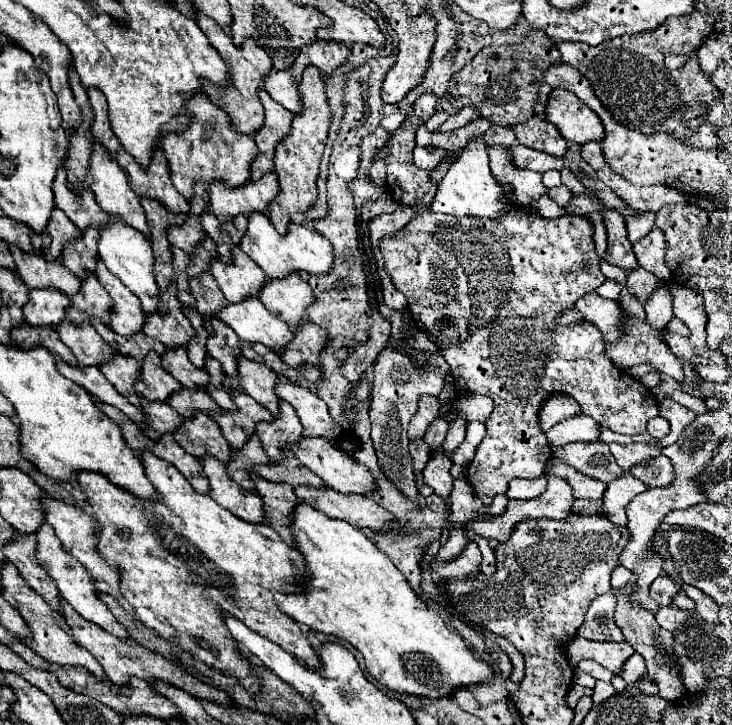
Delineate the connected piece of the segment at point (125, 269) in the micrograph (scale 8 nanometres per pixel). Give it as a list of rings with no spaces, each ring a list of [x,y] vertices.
[[[110,219],[110,225],[106,229],[100,229],[98,251],[100,251],[100,259],[104,261],[108,271],[114,273],[132,293],[138,295],[138,299],[142,301],[144,311],[146,313],[158,313],[158,309],[160,309],[160,299],[158,299],[160,289],[156,285],[156,277],[152,275],[154,255],[152,255],[150,241],[140,231],[128,227],[126,223]]]

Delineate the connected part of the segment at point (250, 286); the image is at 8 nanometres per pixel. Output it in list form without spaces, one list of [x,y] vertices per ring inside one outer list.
[[[234,247],[234,263],[228,265],[224,261],[212,261],[210,273],[218,281],[220,291],[228,299],[228,303],[240,303],[248,297],[258,297],[268,277],[240,247]]]

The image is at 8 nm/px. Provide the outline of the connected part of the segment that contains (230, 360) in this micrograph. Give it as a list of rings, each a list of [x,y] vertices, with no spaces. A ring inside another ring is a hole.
[[[212,319],[212,327],[214,327],[214,335],[208,337],[208,355],[216,361],[220,361],[220,365],[224,367],[226,375],[236,375],[236,361],[240,357],[240,339],[238,335],[220,319]]]

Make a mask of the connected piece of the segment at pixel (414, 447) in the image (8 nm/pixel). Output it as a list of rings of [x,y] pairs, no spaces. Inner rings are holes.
[[[412,439],[410,441],[410,455],[412,455],[412,465],[414,465],[414,475],[420,475],[426,461],[430,459],[432,449],[428,445],[424,445],[422,439]]]

